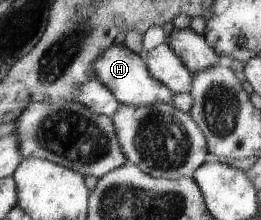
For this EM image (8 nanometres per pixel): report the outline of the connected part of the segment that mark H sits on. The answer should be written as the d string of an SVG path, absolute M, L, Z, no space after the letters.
M113 43L107 47L94 62L94 71L98 79L112 92L123 105L146 107L159 103L171 103L175 93L156 79L149 70L147 63L138 53L132 52L125 44Z

